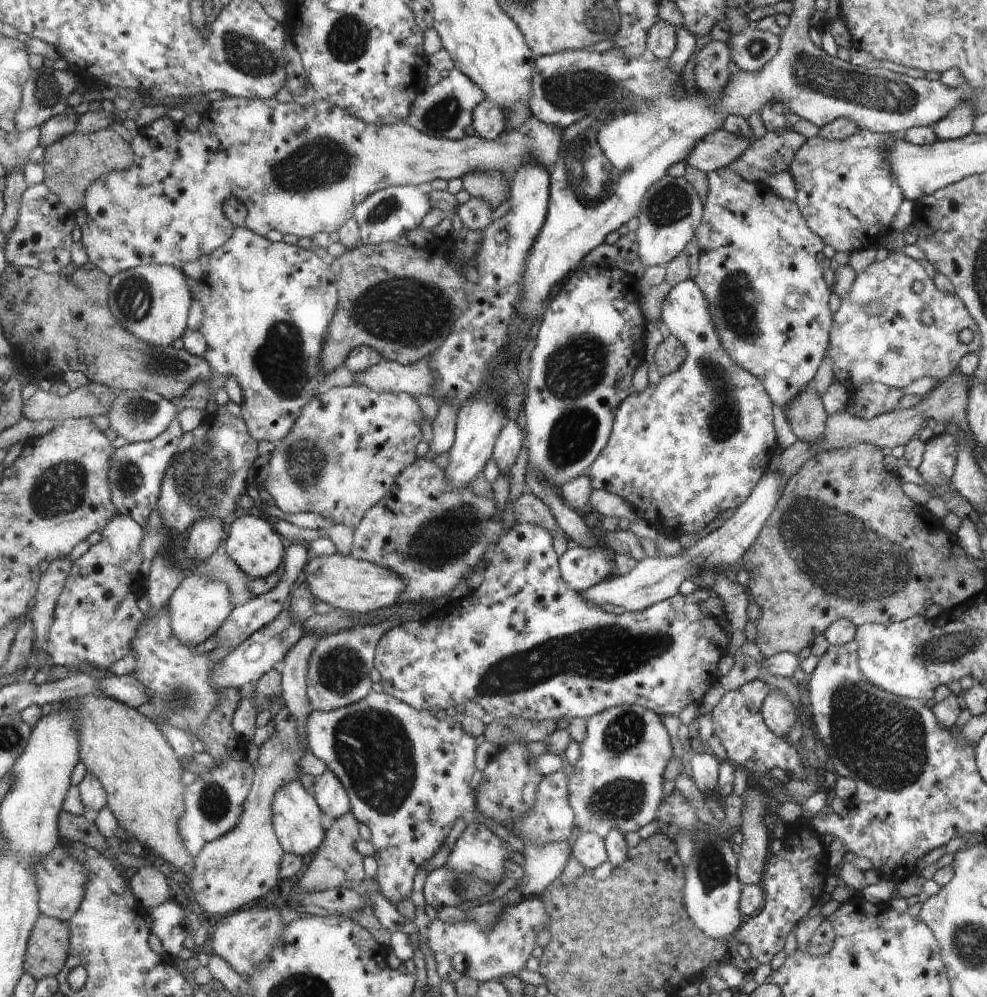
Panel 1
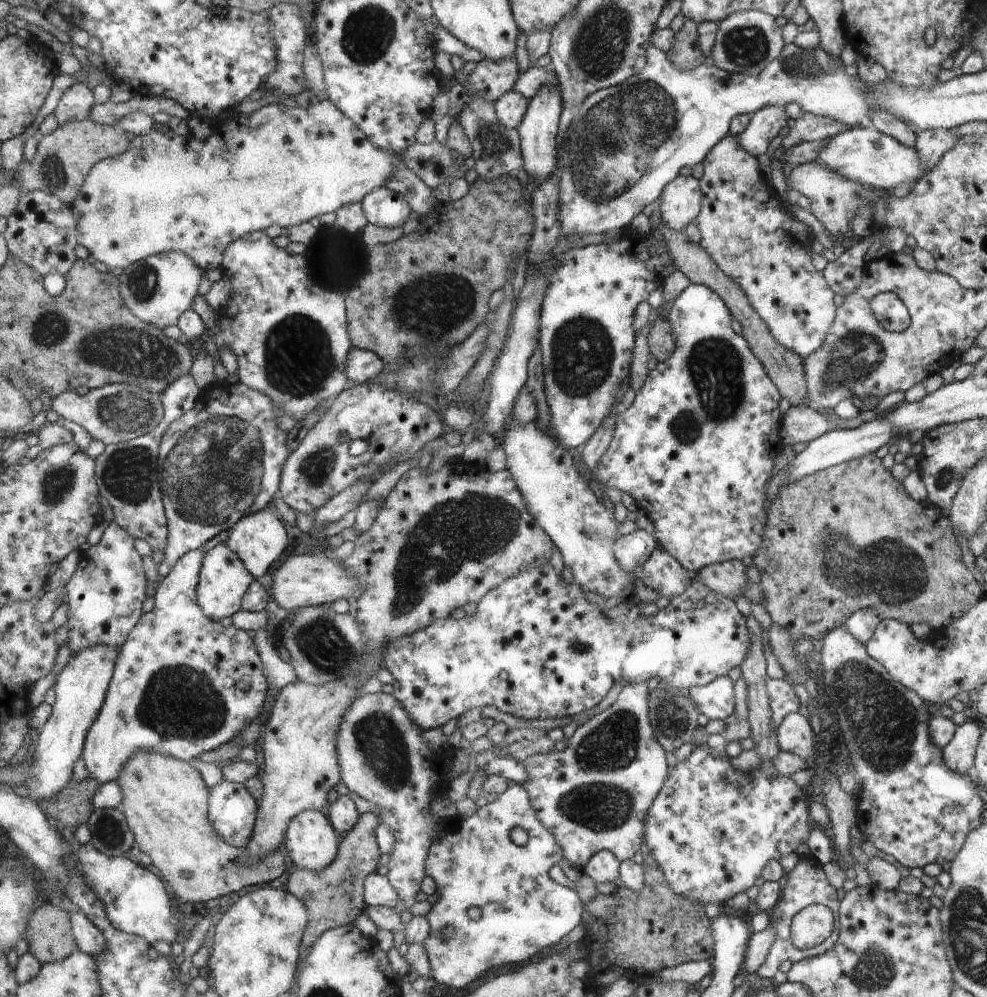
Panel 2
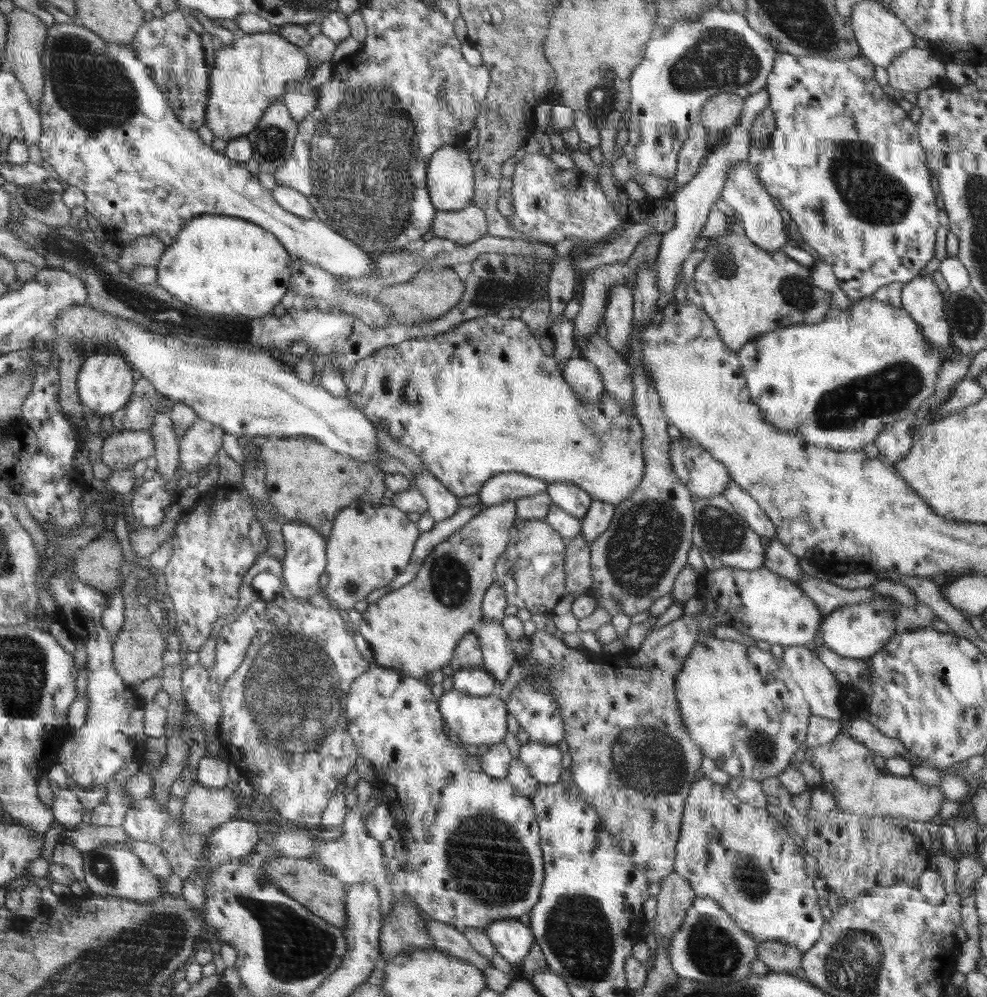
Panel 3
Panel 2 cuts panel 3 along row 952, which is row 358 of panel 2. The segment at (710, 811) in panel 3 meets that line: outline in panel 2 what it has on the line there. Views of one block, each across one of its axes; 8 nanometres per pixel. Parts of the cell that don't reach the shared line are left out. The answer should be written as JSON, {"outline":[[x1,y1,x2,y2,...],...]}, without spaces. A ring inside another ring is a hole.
{"outline":[[728,134,701,164,704,166,703,176,699,179,700,190,703,192,702,212,695,224,700,232,699,244,702,250,711,256,723,274,734,280,744,294,748,295,752,308,762,318,772,338,786,350,806,360,827,340,836,316,836,306,832,302,834,294,822,272,812,266,812,234,806,232,804,222,796,222,788,212,784,212,780,198,760,174,758,160,738,144,736,136]]}

